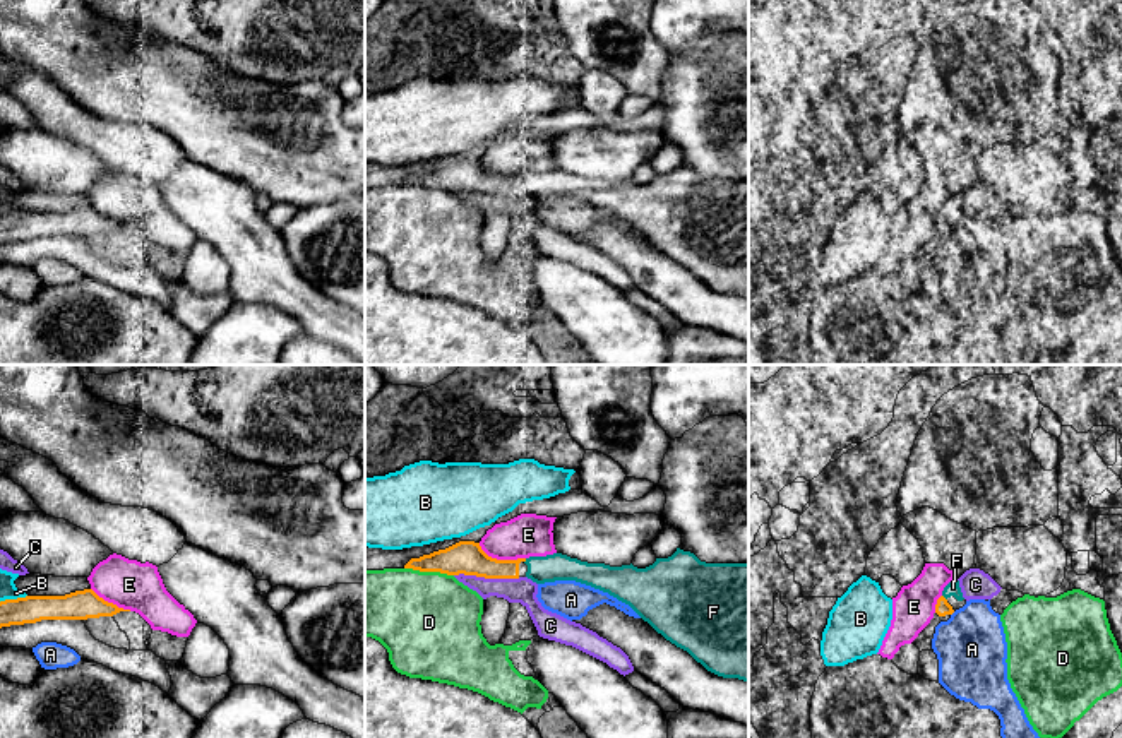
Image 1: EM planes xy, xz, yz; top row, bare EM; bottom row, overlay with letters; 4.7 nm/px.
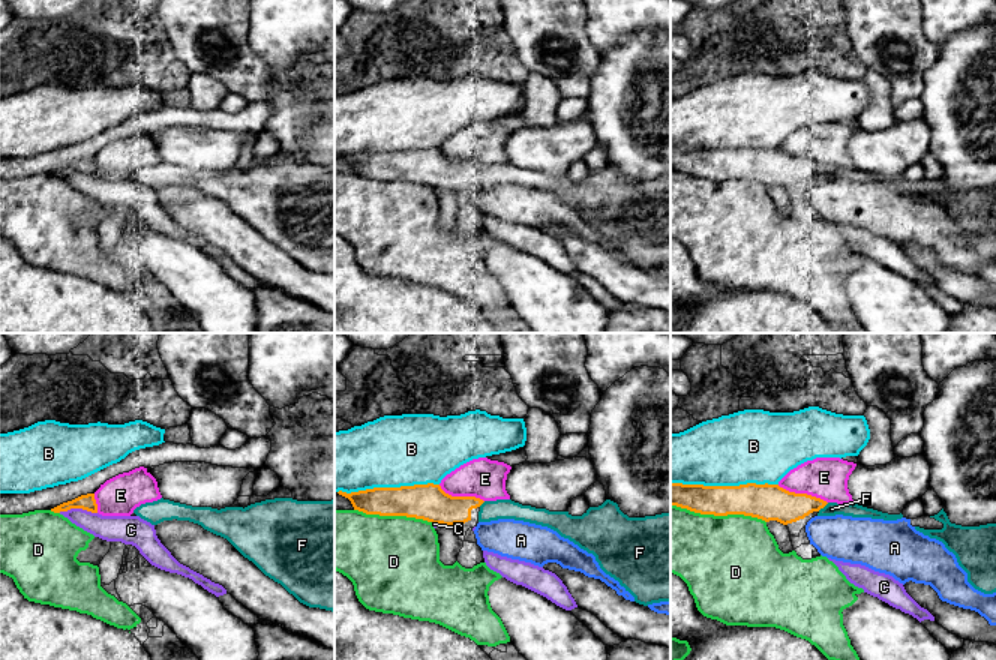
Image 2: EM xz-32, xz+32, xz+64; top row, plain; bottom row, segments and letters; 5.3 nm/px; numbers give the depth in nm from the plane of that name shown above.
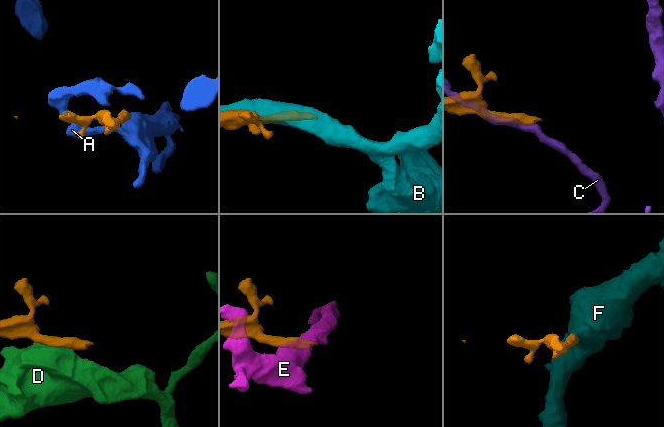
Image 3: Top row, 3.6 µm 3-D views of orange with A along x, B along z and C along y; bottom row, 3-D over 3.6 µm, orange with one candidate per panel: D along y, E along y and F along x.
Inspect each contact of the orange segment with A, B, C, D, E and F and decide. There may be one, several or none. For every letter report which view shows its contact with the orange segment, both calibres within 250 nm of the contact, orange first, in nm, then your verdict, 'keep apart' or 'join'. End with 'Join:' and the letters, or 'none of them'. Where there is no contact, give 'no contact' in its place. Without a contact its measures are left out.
A: no contact; keep apart
B: meets orange in xy; 130 nm thick on the orange side, 80 nm on the other; keep apart
C: meets orange in xz; 160 nm thick on the orange side, 120 nm on the other; keep apart
D: meets orange in xz; 160 nm thick on the orange side, 480 nm on the other; keep apart
E: meets orange in xz; 160 nm thick on the orange side, 200 nm on the other; keep apart
F: meets orange in yz; 70 nm thick on the orange side, 70 nm on the other; join
Join: F

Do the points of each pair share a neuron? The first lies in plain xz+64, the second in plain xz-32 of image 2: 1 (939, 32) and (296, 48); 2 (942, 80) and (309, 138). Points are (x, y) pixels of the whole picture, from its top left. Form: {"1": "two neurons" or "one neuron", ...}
{"1": "one neuron", "2": "one neuron"}

